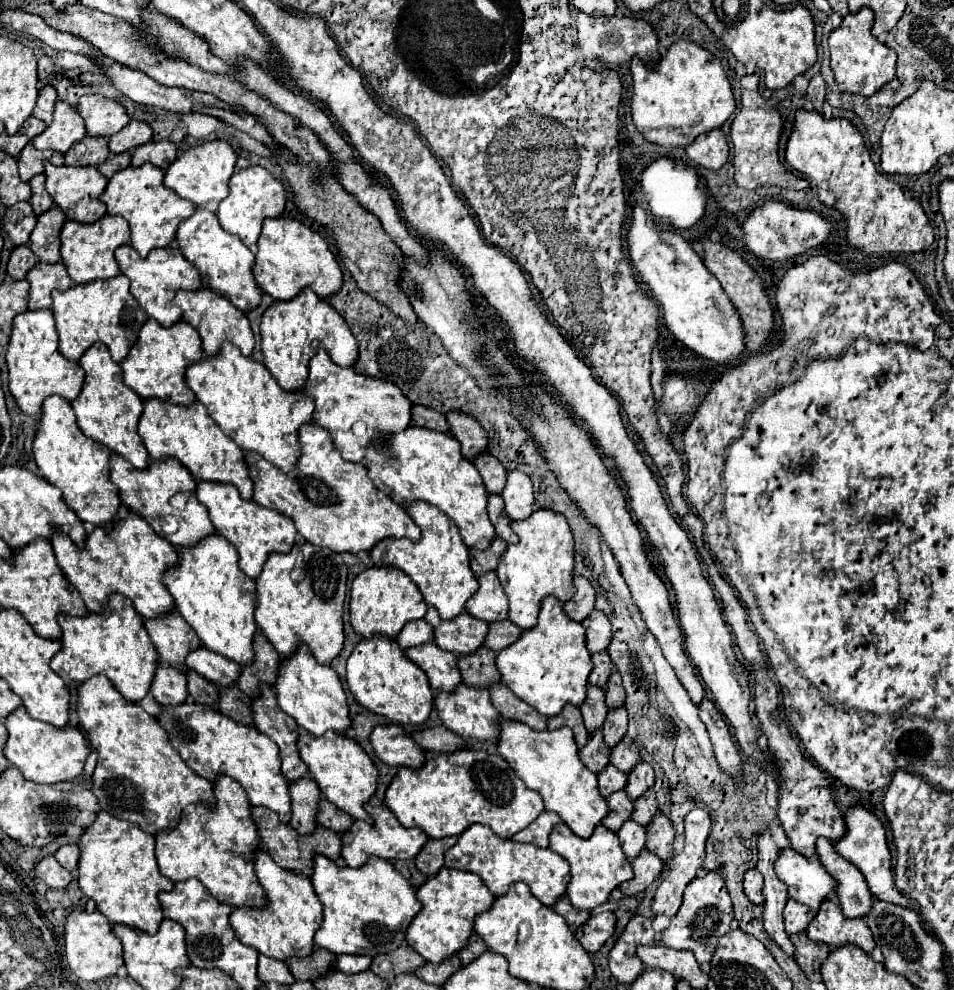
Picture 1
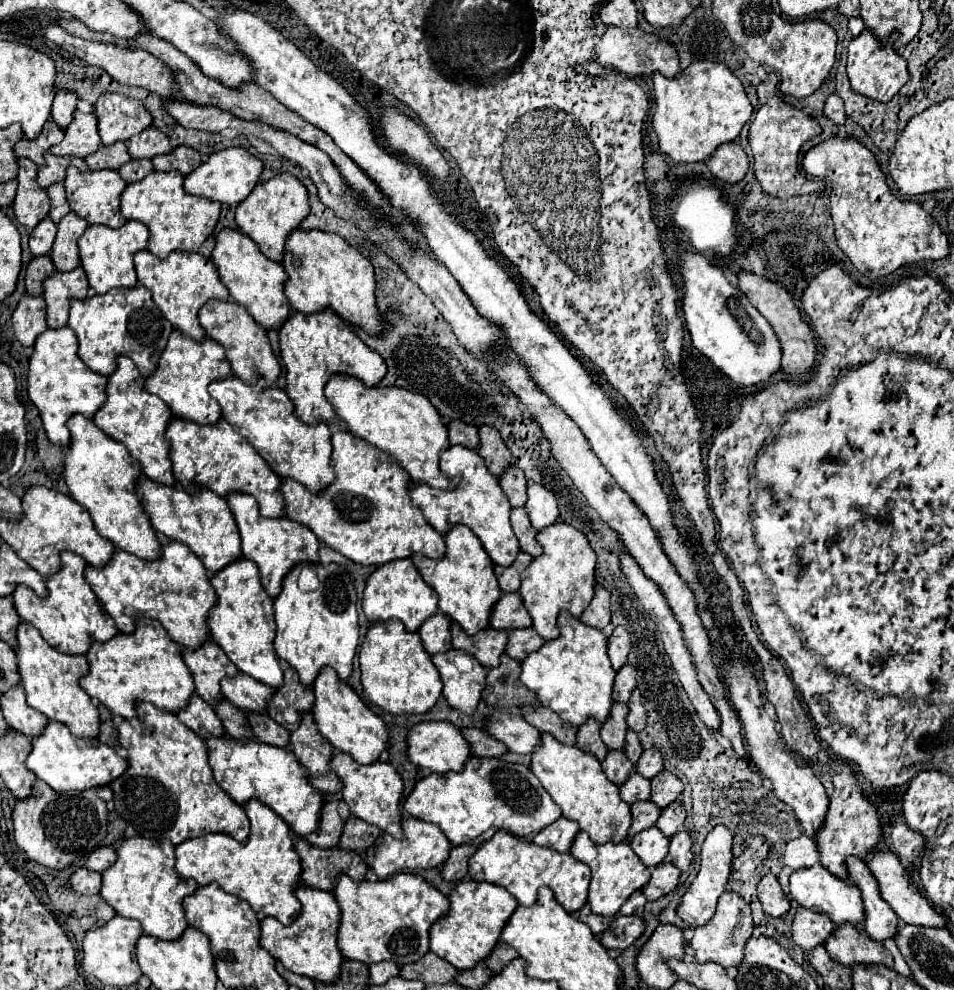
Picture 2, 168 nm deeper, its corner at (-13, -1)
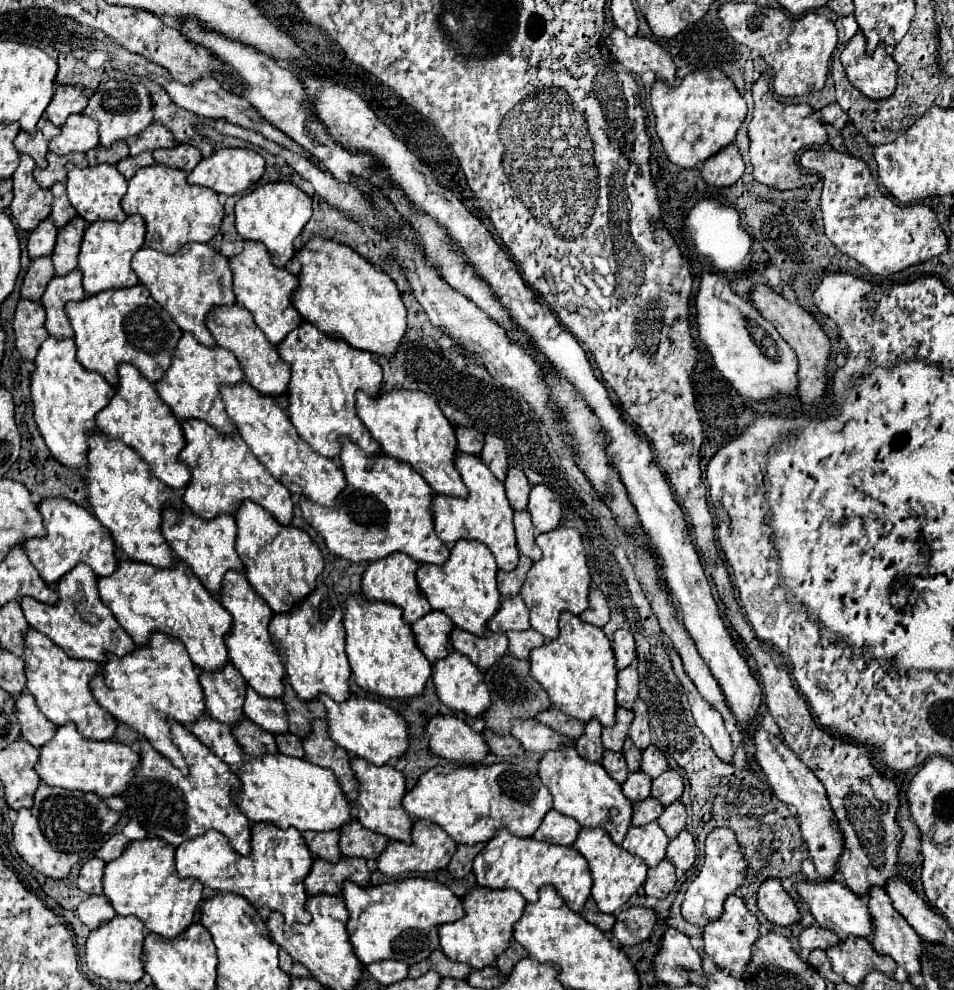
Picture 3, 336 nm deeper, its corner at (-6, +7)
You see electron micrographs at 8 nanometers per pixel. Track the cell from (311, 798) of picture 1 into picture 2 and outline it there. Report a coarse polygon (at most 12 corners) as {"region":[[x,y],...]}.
{"region":[[337,801],[323,805],[321,827],[305,839],[313,847],[339,845],[343,821]]}

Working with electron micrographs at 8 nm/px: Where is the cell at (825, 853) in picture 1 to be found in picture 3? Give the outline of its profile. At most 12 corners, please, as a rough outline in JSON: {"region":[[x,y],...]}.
{"region":[[870,887],[872,945],[906,973],[920,973],[922,941],[892,907]]}

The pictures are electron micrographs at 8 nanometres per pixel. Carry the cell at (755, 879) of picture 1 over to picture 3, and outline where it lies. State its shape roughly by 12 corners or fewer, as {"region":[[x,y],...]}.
{"region":[[778,879],[758,889],[758,909],[774,925],[800,921]]}

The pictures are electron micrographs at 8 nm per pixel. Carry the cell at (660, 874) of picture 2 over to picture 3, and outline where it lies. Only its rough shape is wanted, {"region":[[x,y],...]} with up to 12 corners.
{"region":[[668,859],[648,869],[642,889],[664,899],[676,883],[676,869]]}

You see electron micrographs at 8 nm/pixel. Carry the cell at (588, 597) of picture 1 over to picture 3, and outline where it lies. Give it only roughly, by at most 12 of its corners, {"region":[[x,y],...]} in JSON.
{"region":[[590,589],[582,621],[604,627],[610,619],[600,589]]}

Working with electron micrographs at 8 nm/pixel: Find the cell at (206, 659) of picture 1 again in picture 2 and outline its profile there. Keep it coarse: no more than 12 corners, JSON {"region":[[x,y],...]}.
{"region":[[245,673],[225,677],[221,689],[241,711],[267,713],[275,693]]}

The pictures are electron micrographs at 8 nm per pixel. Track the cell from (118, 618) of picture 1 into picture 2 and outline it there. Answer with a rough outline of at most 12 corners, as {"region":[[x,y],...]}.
{"region":[[157,621],[95,641],[81,687],[137,721],[137,701],[179,713],[195,693]]}

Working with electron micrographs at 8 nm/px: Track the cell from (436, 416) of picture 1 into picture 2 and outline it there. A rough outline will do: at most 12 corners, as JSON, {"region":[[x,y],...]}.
{"region":[[463,421],[449,423],[451,445],[479,447],[479,431]]}

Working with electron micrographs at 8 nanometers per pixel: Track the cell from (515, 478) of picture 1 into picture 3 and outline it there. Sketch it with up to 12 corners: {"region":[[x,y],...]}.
{"region":[[534,485],[528,513],[536,531],[560,523],[562,509],[546,485]]}

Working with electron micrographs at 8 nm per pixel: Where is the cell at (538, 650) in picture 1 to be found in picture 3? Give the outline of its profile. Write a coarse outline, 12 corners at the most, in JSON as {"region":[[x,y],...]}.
{"region":[[564,611],[530,651],[562,713],[614,725],[616,661],[600,627]]}

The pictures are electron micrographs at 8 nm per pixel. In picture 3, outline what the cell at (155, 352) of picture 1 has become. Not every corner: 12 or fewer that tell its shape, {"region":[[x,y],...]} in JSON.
{"region":[[182,333],[154,383],[178,419],[234,433],[220,383],[244,373],[222,347]]}

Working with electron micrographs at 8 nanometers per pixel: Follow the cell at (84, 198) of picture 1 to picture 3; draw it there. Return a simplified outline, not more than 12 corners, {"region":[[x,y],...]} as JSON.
{"region":[[66,165],[66,191],[88,221],[124,221],[114,165]]}

